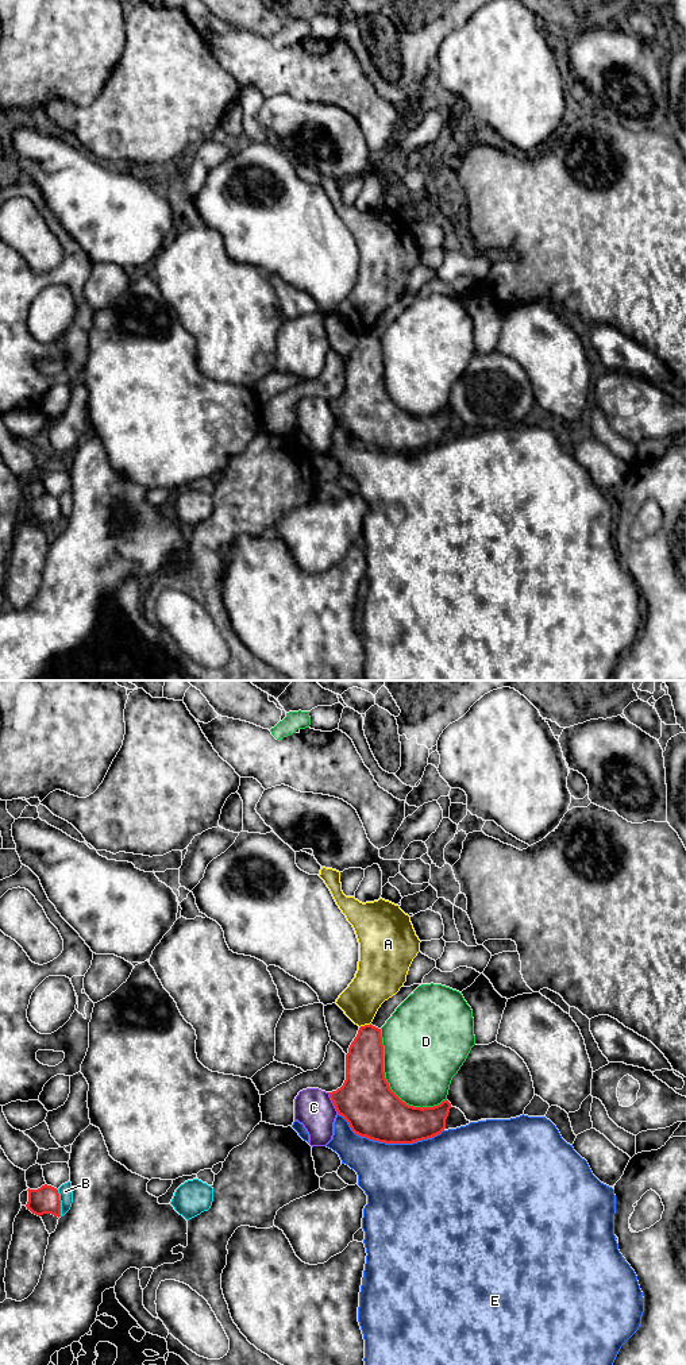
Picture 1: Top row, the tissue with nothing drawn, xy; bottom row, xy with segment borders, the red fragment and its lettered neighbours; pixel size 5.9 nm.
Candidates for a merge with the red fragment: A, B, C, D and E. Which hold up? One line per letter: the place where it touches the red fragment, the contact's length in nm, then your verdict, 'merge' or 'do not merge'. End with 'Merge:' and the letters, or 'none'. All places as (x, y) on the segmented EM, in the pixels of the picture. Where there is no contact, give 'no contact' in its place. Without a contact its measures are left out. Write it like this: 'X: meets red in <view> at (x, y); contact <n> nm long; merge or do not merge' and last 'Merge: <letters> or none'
A: meets red in xy at (365, 1025); contact 80 nm long; do not merge
B: meets red in xy at (60, 1203); contact 160 nm long; do not merge
C: meets red in xy at (332, 1102); contact 140 nm long; do not merge
D: meets red in xy at (388, 1086); contact 600 nm long; do not merge
E: meets red in xy at (389, 1142); contact 650 nm long; do not merge
Merge: none

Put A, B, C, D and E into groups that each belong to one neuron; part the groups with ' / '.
A / B / C / D / E

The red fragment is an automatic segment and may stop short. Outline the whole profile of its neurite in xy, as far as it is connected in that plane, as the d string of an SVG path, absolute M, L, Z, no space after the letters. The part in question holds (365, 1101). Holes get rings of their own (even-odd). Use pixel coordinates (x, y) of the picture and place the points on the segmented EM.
M371 1023L359 1027L348 1048L343 1086L328 1094L338 1114L348 1122L355 1134L385 1144L413 1144L440 1134L446 1129L451 1108L447 1099L433 1107L413 1107L390 1090L384 1072L381 1029Z

